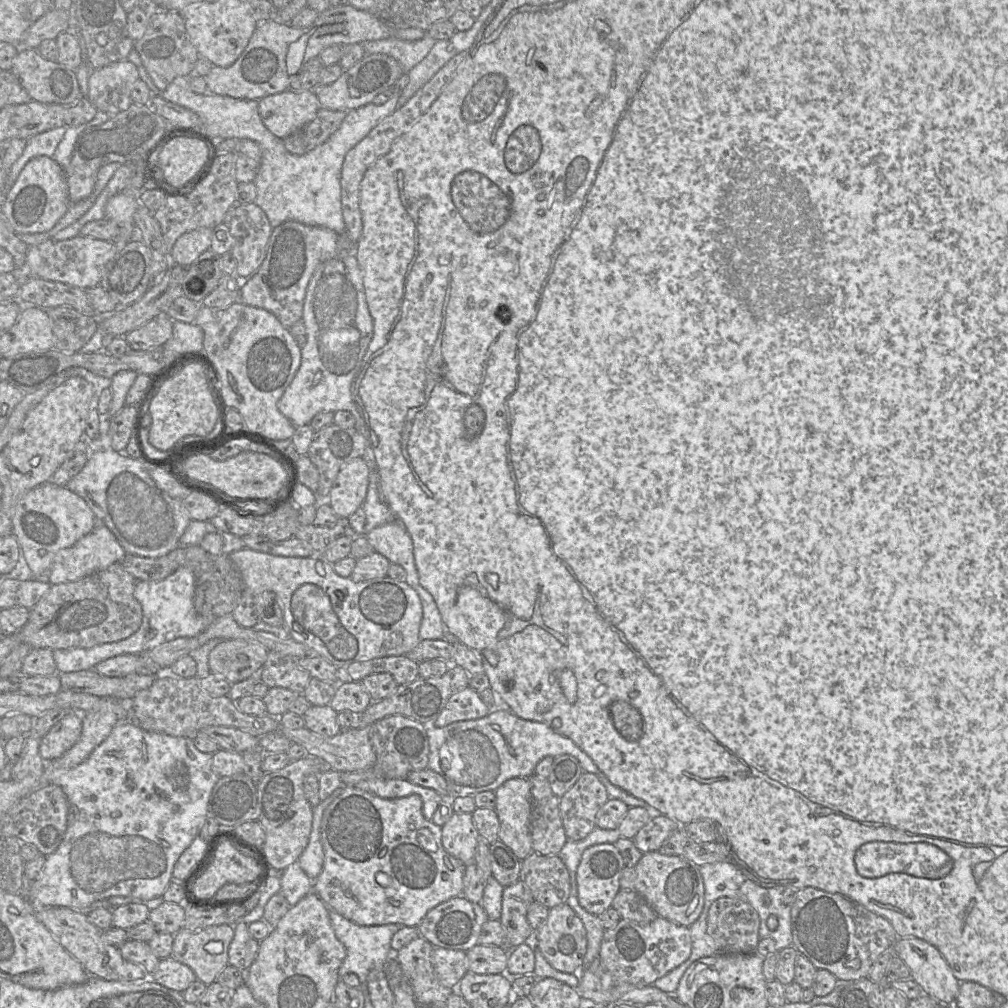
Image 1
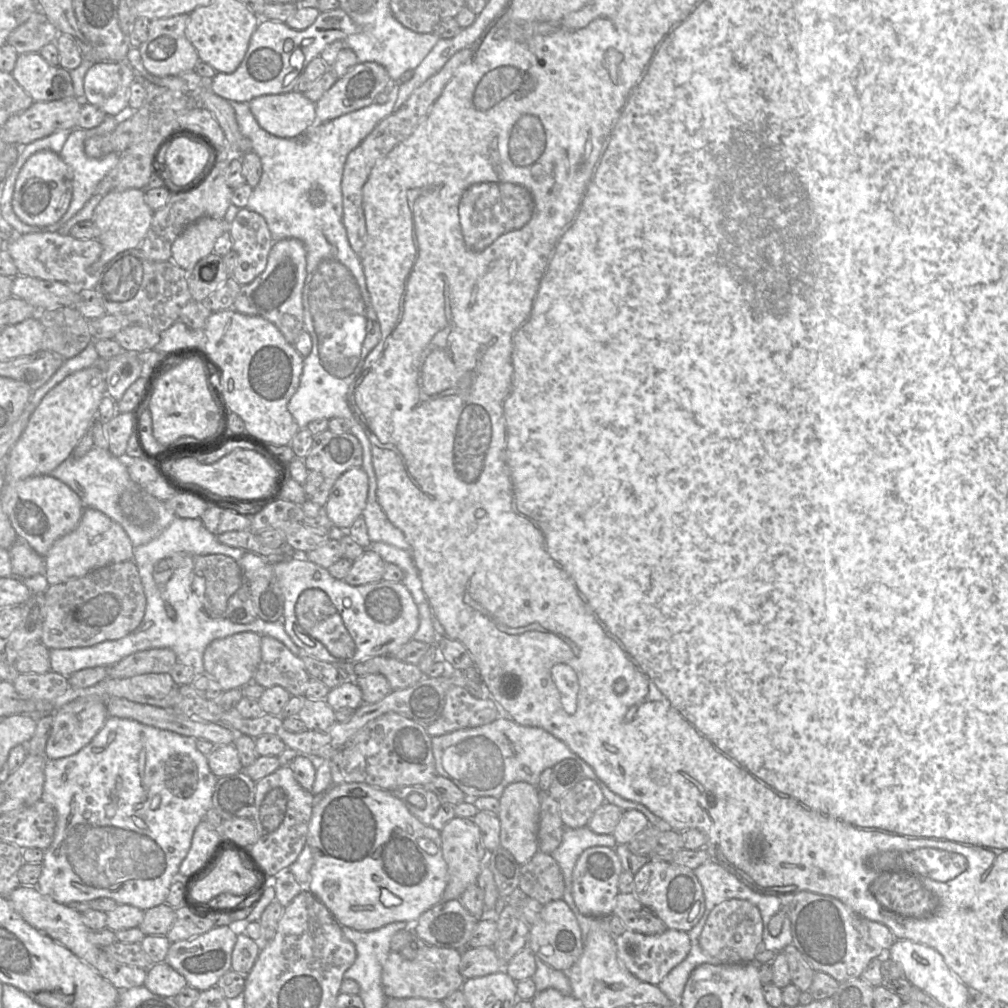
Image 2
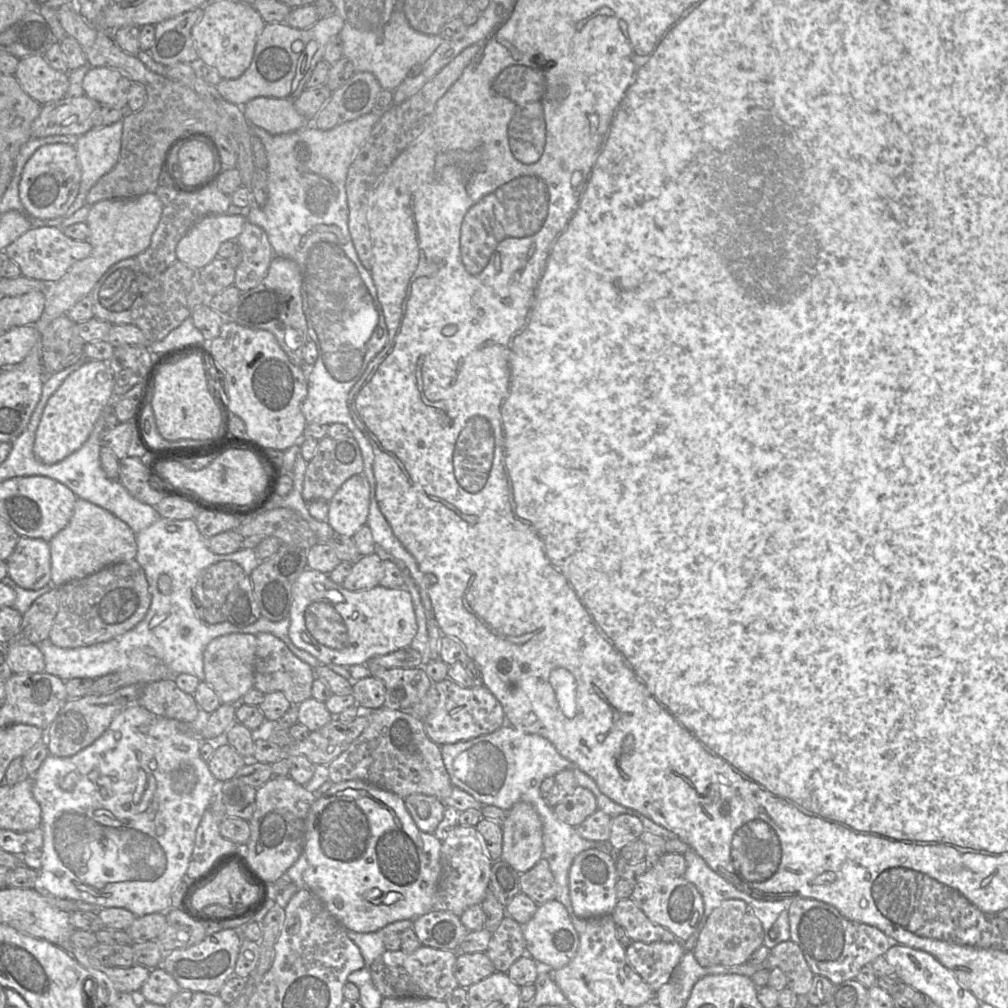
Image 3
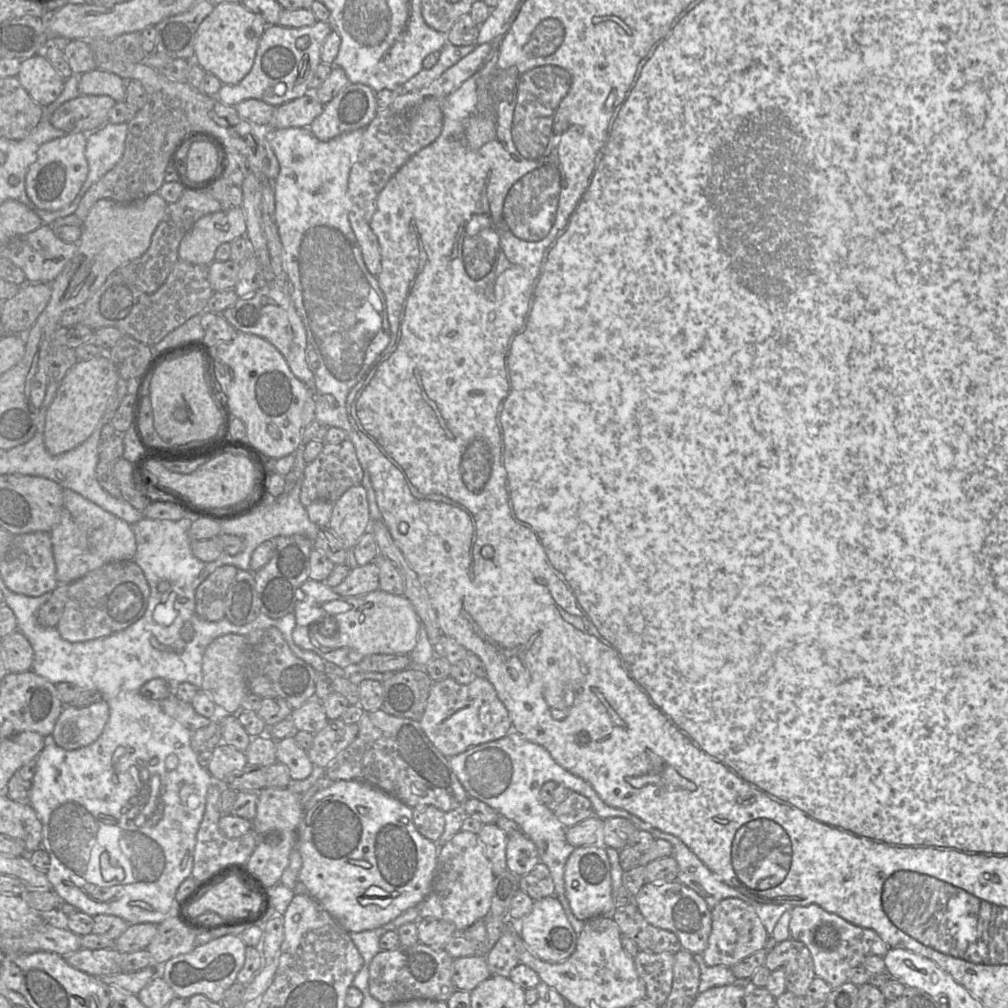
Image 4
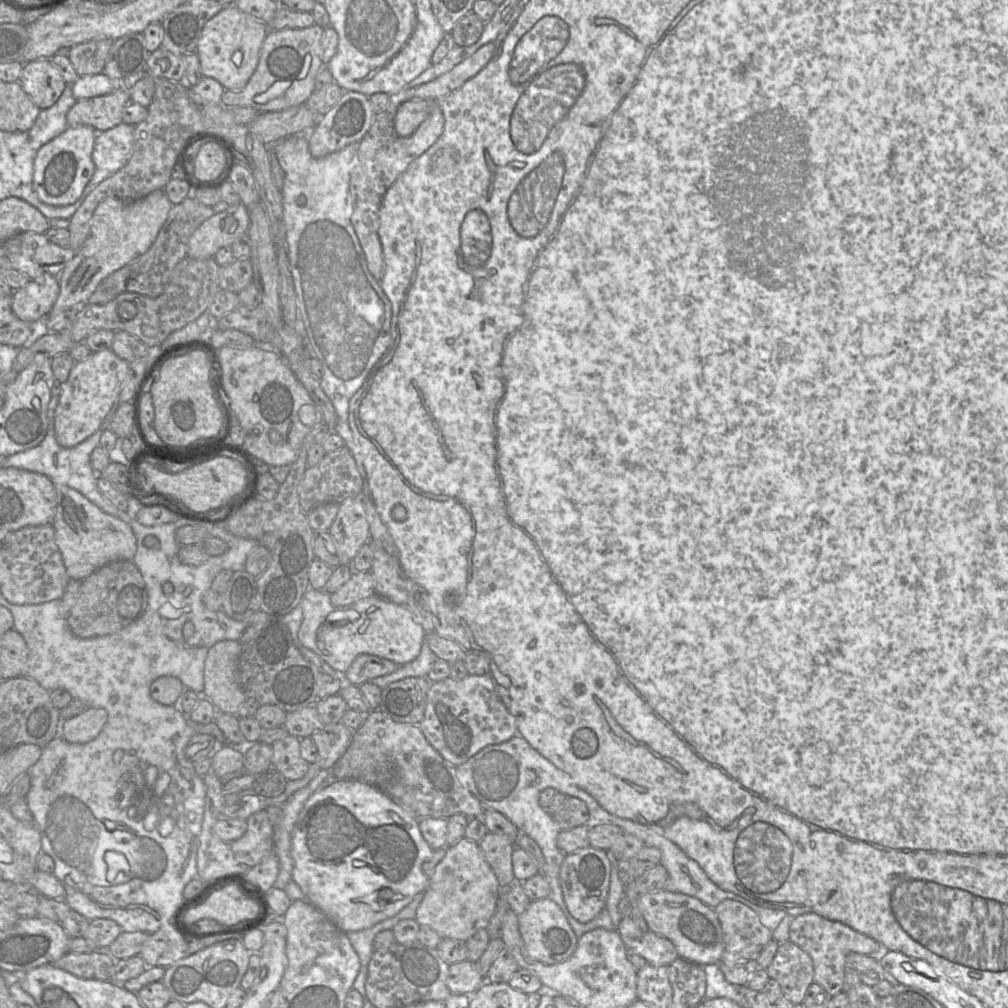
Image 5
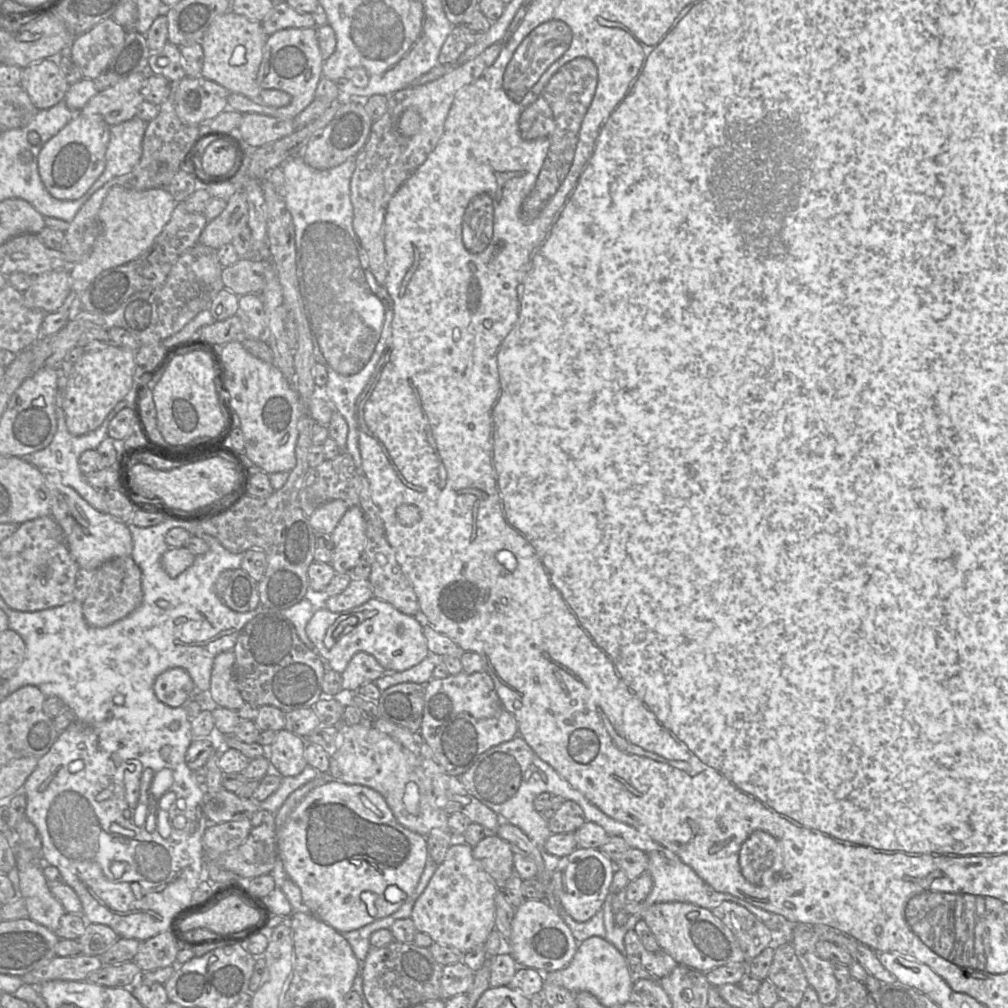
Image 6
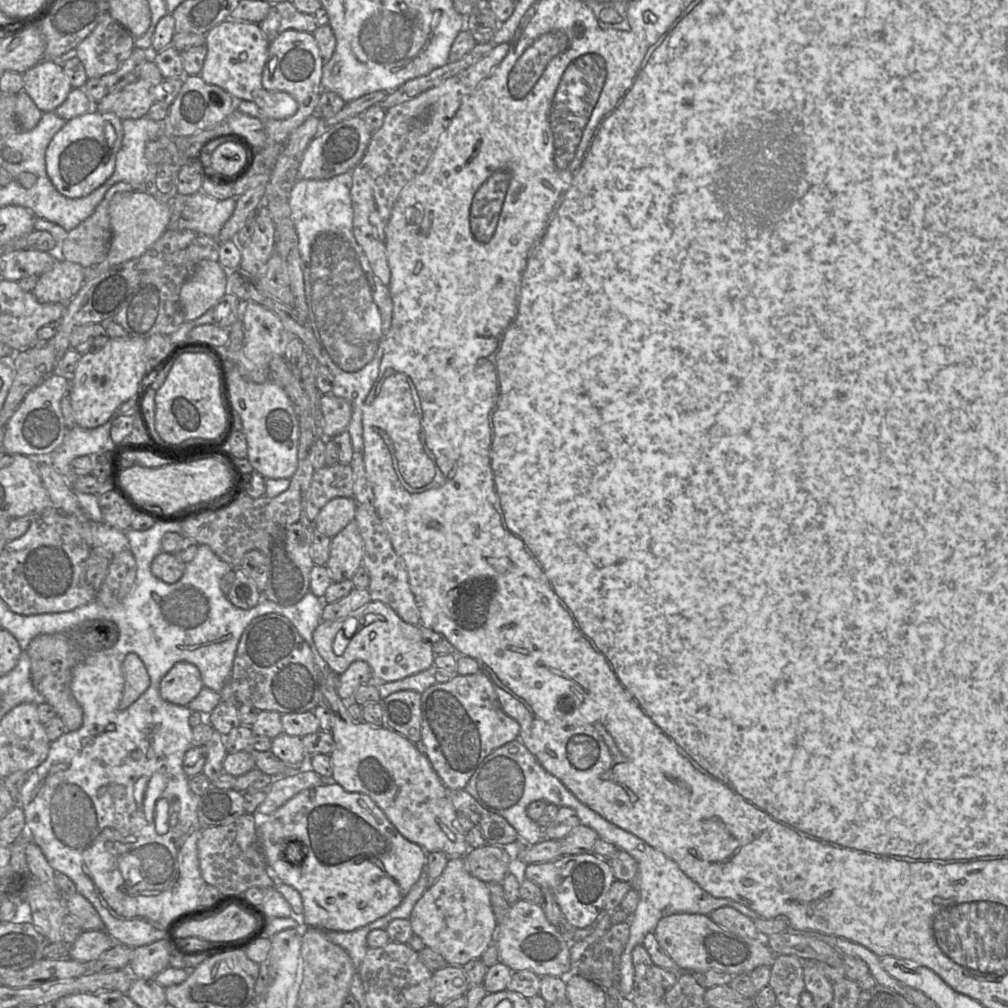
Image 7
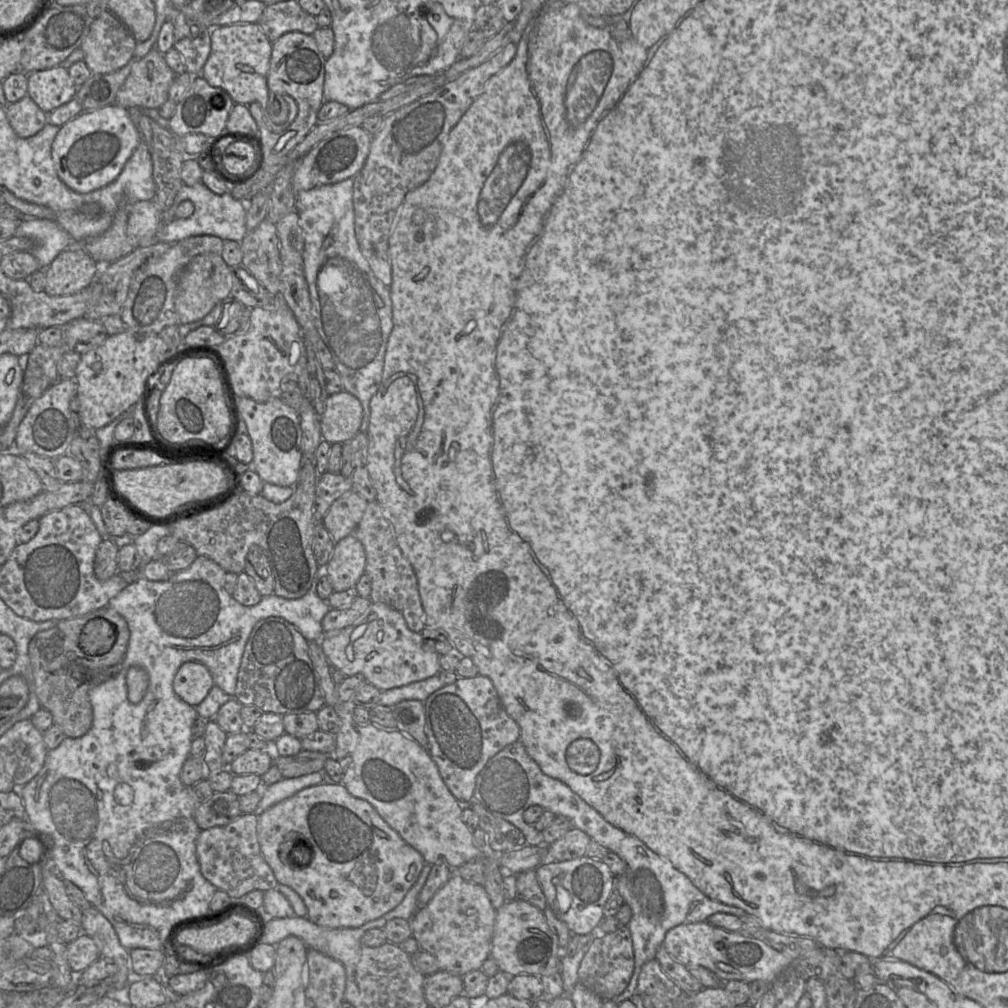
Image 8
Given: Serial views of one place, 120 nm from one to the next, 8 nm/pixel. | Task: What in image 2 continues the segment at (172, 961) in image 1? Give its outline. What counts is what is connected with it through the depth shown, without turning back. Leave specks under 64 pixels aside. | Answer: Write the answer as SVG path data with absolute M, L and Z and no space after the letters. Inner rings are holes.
M164 961L153 964L147 969L144 986L153 994L162 997L175 997L187 986L187 981L183 975Z

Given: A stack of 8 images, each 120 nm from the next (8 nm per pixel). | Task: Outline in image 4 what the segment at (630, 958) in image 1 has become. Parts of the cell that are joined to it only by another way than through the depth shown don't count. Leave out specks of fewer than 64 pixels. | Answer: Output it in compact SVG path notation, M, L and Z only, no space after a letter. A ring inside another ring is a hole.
M639 951L633 958L639 977L646 987L646 998L658 1007L665 1004L673 979L675 954Z

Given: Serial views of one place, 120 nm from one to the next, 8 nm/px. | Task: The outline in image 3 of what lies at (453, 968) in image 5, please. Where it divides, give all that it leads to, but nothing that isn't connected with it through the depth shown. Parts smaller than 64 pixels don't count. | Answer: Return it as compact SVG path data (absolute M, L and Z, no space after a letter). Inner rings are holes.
M486 952L457 953L454 975L462 988L468 988L495 971Z

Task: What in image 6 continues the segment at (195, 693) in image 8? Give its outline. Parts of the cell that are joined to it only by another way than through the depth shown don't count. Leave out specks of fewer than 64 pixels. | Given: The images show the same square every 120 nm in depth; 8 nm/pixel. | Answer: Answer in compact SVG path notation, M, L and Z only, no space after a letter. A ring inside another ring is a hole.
M175 667L156 677L153 690L156 697L164 704L169 707L181 707L192 699L196 687L185 669Z

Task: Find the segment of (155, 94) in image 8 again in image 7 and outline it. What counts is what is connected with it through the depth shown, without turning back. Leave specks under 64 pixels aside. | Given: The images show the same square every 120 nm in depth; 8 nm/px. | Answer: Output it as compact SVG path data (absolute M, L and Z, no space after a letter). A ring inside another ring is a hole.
M147 59L117 82L93 108L113 113L121 120L144 117L154 103L154 88L162 79L159 68Z

